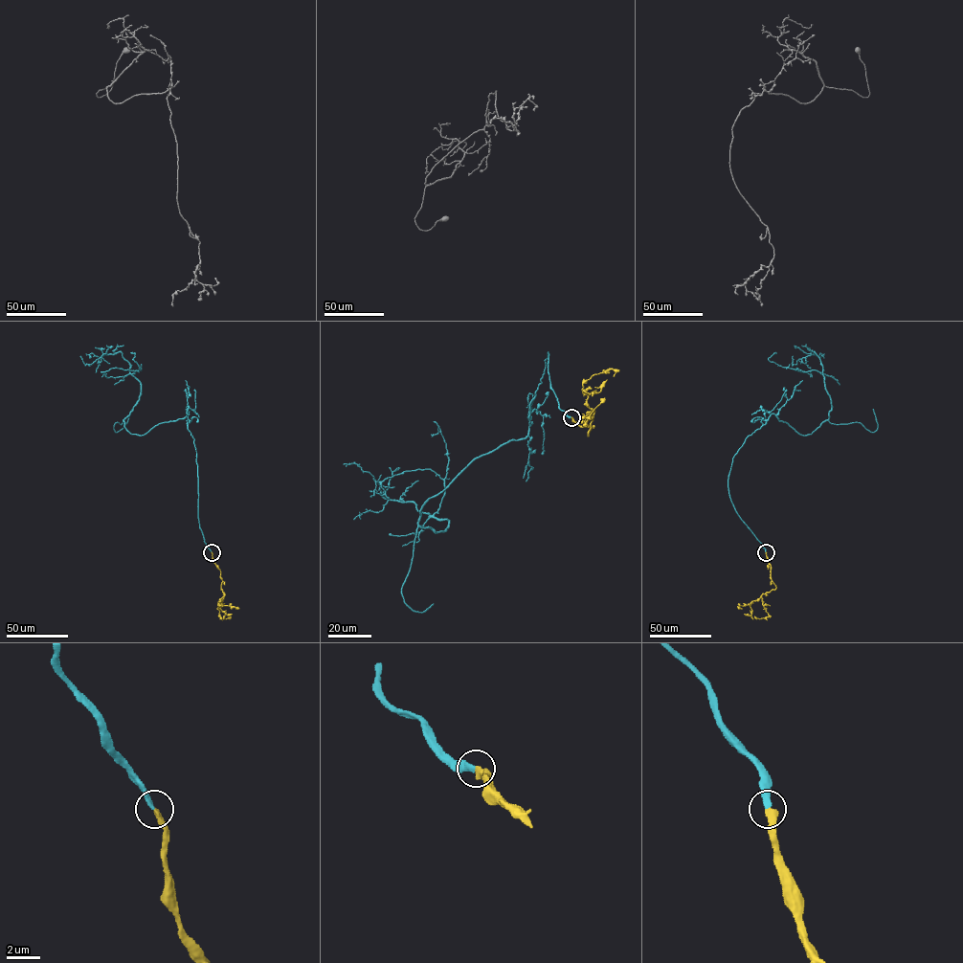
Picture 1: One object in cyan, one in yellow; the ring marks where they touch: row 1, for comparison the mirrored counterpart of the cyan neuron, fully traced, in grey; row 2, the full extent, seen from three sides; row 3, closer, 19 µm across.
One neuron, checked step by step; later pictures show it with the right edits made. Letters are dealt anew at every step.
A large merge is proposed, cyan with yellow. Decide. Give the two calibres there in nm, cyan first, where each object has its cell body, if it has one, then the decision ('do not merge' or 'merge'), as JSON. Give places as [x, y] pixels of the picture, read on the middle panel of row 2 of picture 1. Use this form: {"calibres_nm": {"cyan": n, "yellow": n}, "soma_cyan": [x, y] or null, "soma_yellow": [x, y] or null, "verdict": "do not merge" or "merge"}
{"calibres_nm": {"cyan": 280, "yellow": 380}, "soma_cyan": null, "soma_yellow": null, "verdict": "merge"}

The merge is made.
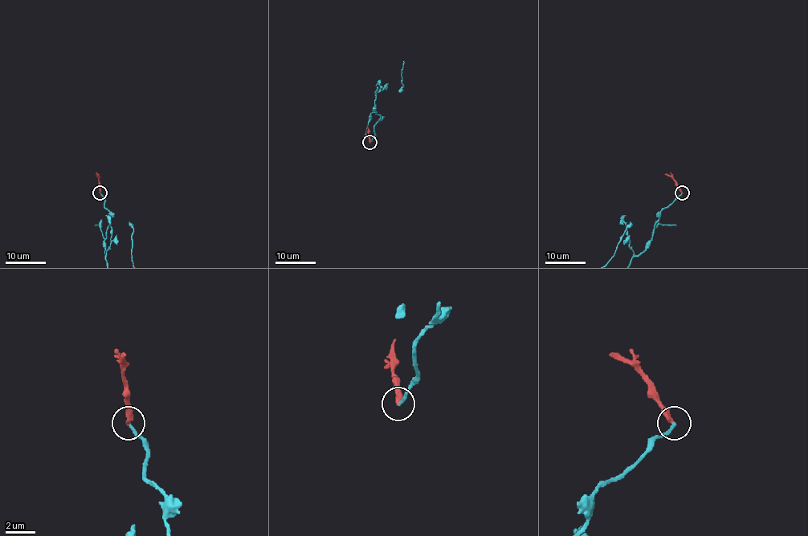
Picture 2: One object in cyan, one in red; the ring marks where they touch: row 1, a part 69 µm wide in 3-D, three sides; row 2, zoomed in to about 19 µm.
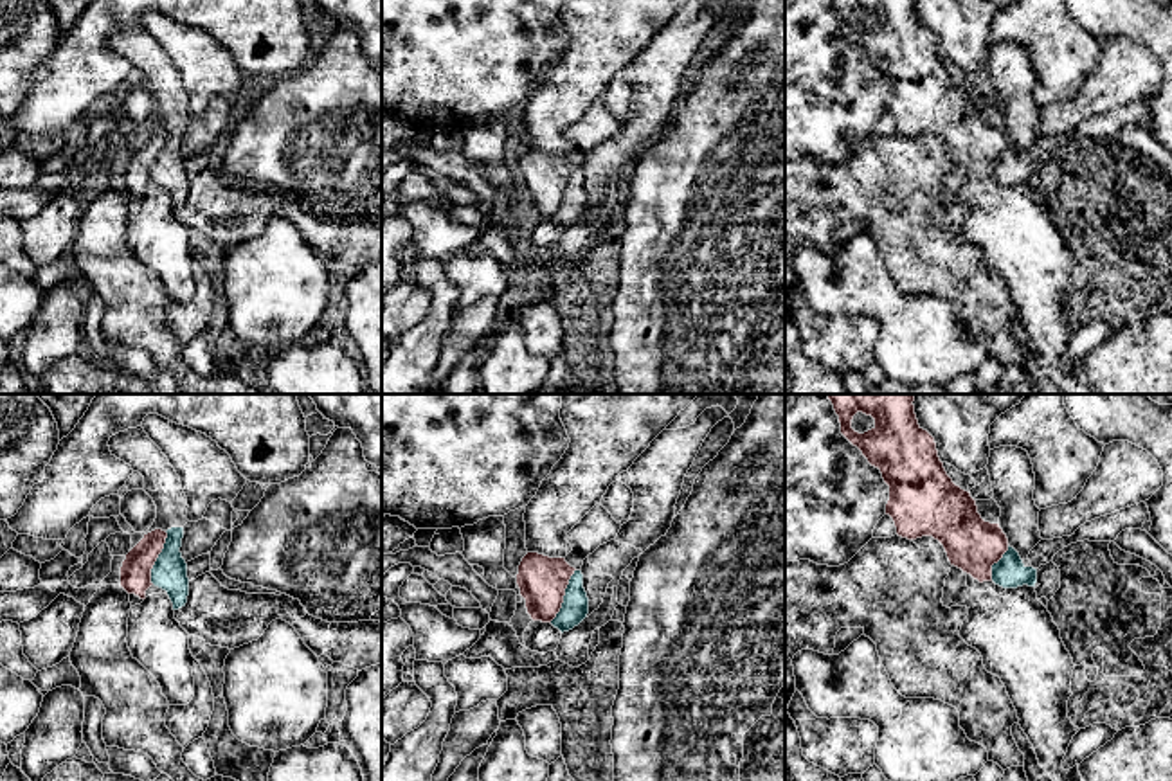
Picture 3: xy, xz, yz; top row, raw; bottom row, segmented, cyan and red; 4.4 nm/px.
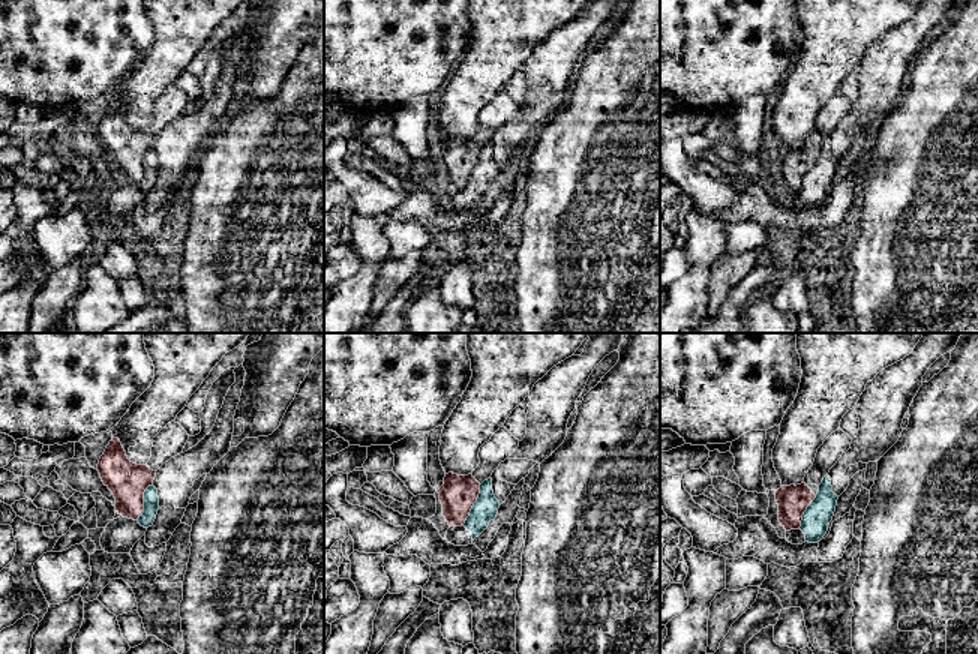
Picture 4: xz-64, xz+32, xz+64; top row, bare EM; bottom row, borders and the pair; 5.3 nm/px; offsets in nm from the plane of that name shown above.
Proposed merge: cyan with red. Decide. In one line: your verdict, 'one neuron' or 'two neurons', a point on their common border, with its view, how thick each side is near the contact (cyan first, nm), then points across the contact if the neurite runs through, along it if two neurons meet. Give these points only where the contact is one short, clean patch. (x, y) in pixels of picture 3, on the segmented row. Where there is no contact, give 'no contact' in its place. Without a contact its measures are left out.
two neurons; meets cyan in xy at (157, 558); 160 nm thick on the cyan side, 140 nm on the other; border along xy (166, 531), (166, 542), (152, 569), (152, 583)

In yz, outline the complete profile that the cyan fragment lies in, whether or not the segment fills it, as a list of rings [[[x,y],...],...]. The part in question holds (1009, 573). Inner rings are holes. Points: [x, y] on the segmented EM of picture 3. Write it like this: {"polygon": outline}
{"polygon": [[[999,446],[990,450],[987,470],[1001,507],[999,527],[1008,538],[1008,551],[992,565],[992,581],[1003,588],[1035,587],[1037,569],[1028,554],[1042,538],[1032,459],[1023,448]]]}

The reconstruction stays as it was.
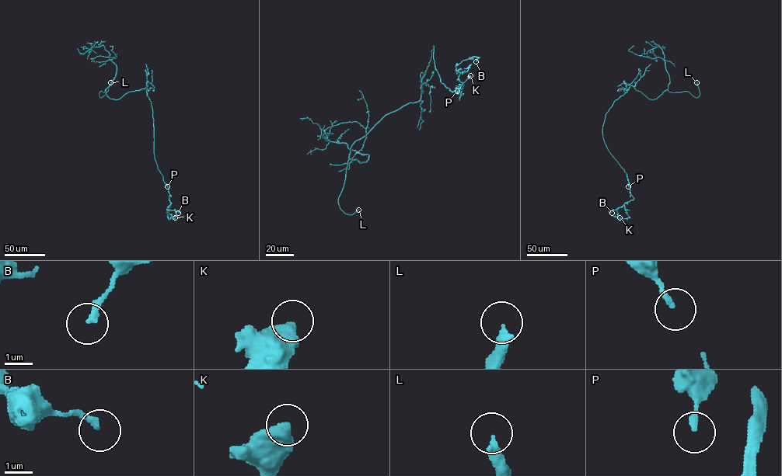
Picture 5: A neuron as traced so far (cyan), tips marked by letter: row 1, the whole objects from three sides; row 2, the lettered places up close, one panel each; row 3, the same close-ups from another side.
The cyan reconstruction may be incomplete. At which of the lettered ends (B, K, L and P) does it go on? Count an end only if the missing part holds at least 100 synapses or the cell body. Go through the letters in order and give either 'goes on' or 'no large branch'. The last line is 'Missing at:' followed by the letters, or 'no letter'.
B: no large branch
K: no large branch
L: goes on
P: no large branch
Missing at: L

